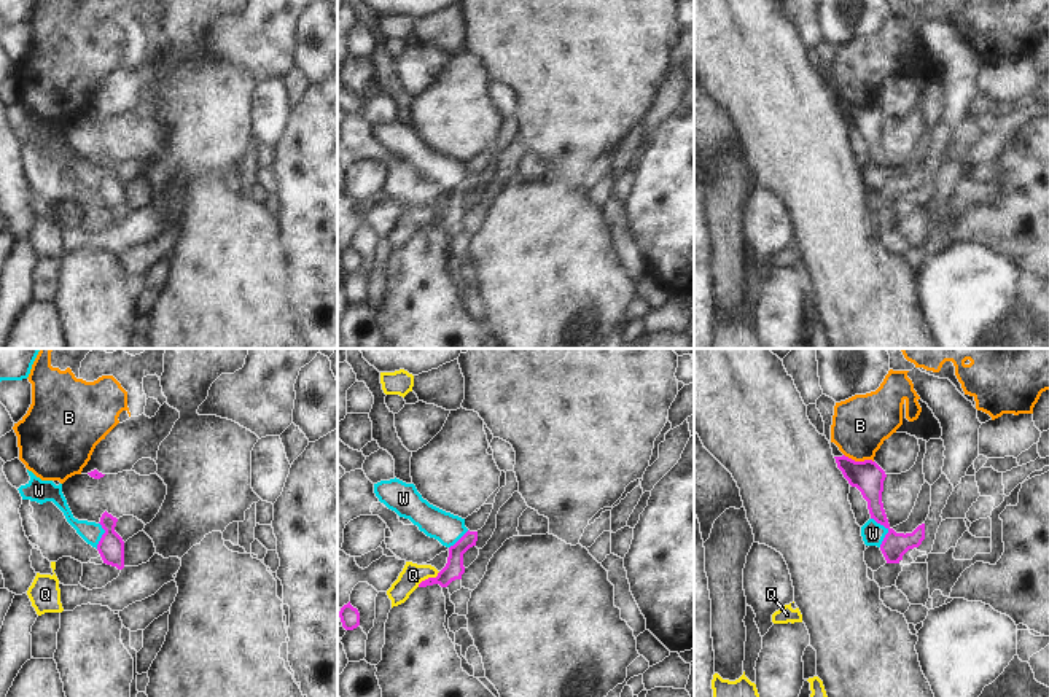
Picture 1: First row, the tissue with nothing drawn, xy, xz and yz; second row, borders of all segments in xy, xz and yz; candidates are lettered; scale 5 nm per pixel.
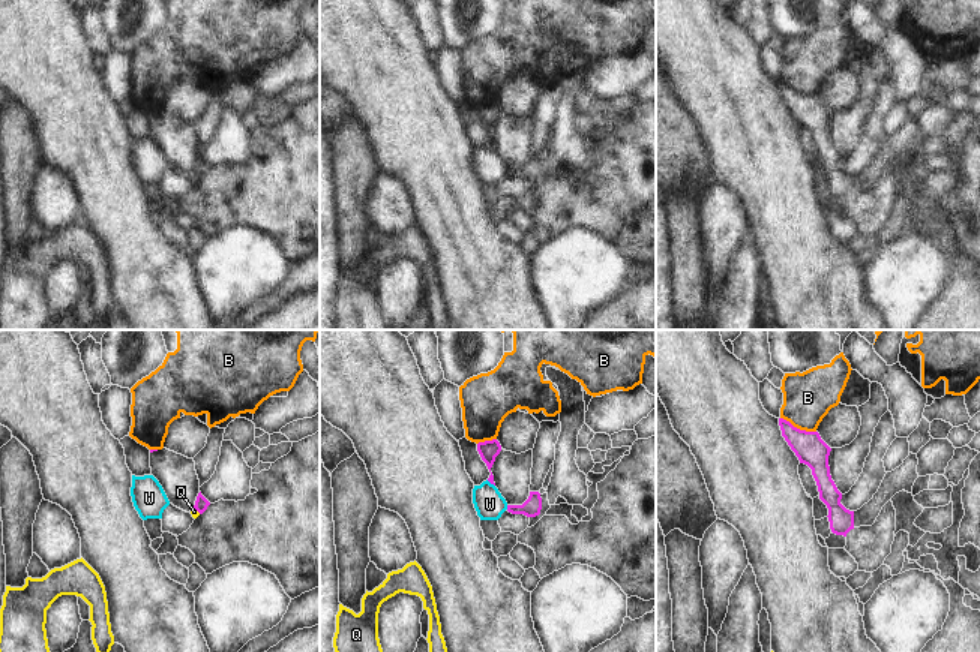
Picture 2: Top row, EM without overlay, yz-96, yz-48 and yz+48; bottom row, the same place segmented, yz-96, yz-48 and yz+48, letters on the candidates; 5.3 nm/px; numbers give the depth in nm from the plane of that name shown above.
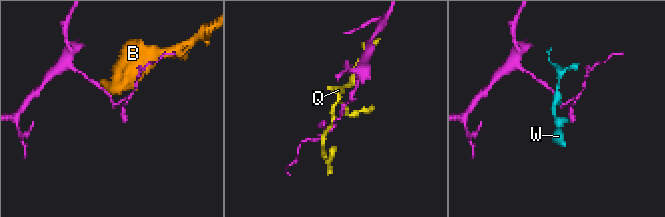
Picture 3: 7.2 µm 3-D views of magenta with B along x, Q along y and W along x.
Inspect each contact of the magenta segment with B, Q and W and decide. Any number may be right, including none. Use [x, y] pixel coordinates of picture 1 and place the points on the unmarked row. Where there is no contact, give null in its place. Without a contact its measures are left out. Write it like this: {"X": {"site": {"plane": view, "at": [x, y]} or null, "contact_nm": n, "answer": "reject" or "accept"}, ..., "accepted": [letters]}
{"B": {"site": {"plane": "yz", "at": [858, 105]}, "contact_nm": 160, "answer": "reject"}, "Q": {"site": {"plane": "xz", "at": [428, 221]}, "contact_nm": 140, "answer": "reject"}, "W": {"site": {"plane": "yz", "at": [889, 174]}, "contact_nm": 160, "answer": "reject"}, "accepted": []}

